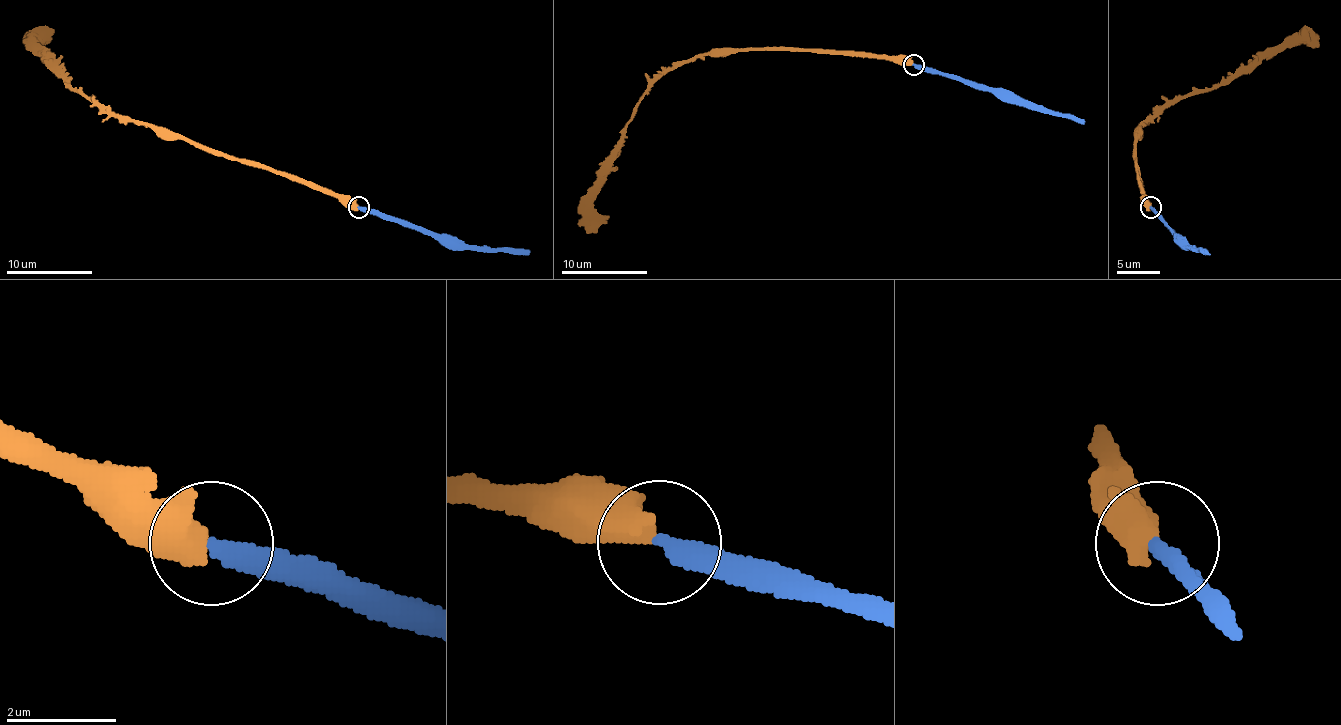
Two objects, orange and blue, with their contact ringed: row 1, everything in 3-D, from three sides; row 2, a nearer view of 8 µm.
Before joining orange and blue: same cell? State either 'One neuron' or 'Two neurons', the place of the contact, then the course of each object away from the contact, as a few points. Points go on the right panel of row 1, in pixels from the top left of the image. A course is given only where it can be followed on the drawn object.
Two neurons. Place: (1151, 207). Course of orange: (1150, 207), (1135, 165), (1142, 126), (1171, 103), (1248, 73), (1263, 58), (1291, 43), (1313, 43), (1319, 36). Course of blue: (1150, 207), (1189, 246), (1204, 248), (1208, 252)

